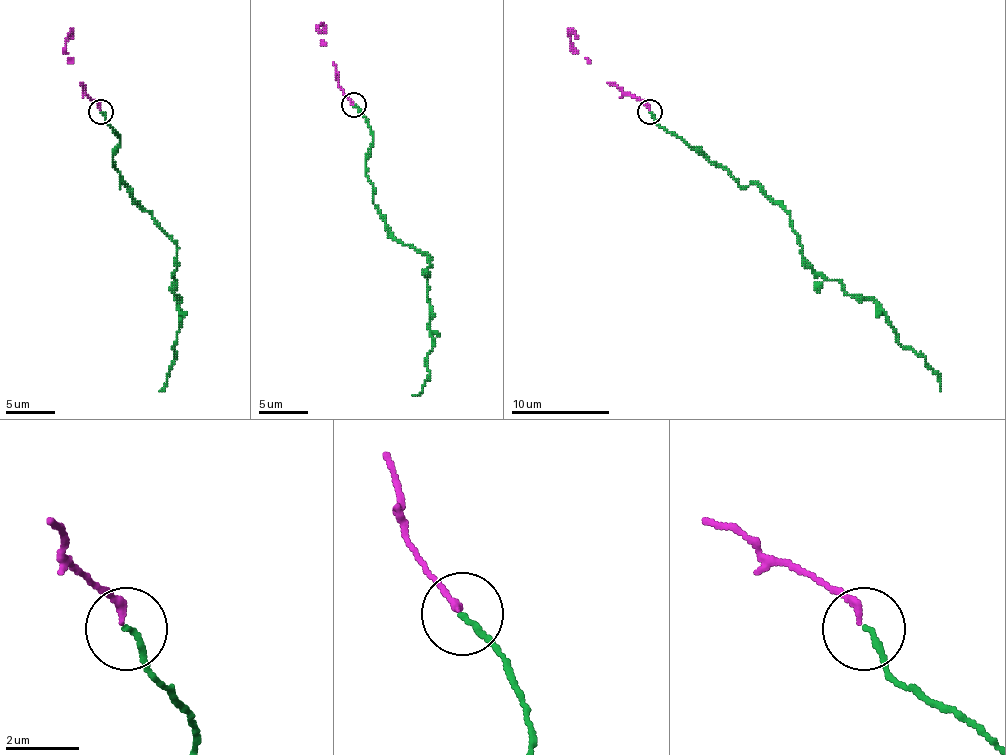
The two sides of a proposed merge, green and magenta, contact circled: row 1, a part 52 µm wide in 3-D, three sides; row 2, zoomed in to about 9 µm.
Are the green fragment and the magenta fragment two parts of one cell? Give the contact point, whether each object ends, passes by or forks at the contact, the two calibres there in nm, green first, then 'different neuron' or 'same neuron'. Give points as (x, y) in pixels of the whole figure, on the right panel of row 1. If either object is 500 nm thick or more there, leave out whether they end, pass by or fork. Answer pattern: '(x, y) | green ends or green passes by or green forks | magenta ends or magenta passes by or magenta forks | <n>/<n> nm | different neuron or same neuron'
(650, 112) | green ends | magenta ends | 140/200 nm | same neuron

